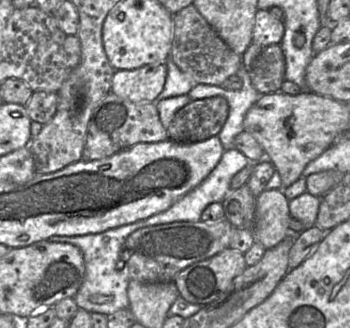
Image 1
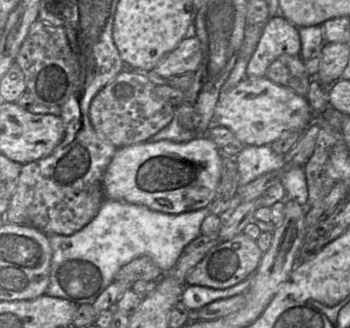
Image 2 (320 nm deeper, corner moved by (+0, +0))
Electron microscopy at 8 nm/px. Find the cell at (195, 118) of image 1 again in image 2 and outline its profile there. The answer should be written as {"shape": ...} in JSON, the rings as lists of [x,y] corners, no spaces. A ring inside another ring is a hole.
{"shape":[[[281,14],[269,18],[265,23],[257,48],[246,69],[246,77],[264,77],[270,64],[279,56],[298,55],[301,41],[298,27]]]}

